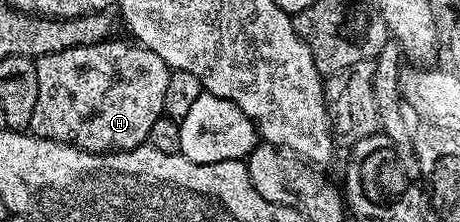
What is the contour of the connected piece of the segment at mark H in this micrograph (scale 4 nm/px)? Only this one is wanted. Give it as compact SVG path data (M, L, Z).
M133 40L97 41L94 45L72 47L36 61L36 111L32 111L29 132L35 137L75 145L89 153L129 151L150 140L152 123L163 117L164 91L172 72L169 65L152 51Z

